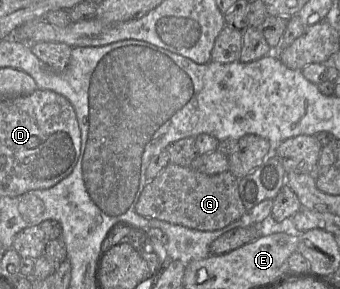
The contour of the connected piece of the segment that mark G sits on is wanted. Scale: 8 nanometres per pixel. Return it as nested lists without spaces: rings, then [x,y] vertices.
[[[169,163],[154,179],[147,181],[135,205],[137,214],[201,231],[222,229],[246,217],[247,210],[238,191],[238,179],[228,170],[208,175]]]

